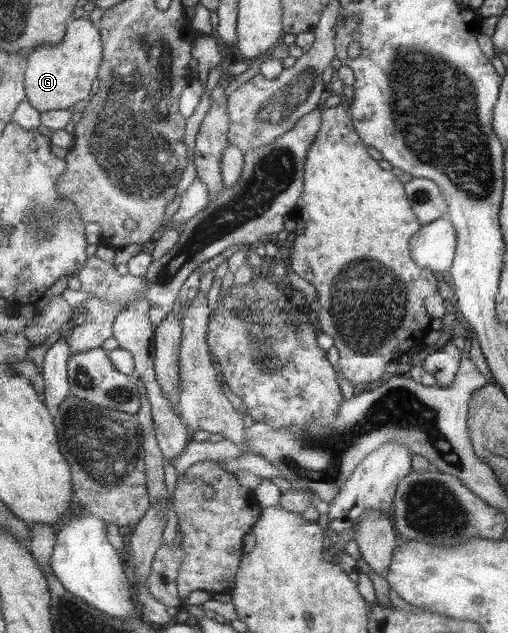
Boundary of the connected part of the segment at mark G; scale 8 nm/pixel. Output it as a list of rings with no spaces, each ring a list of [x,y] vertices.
[[[73,19],[63,42],[56,45],[40,45],[28,56],[25,69],[27,100],[41,113],[53,110],[79,108],[88,99],[88,92],[96,78],[100,64],[100,36],[90,20]]]

